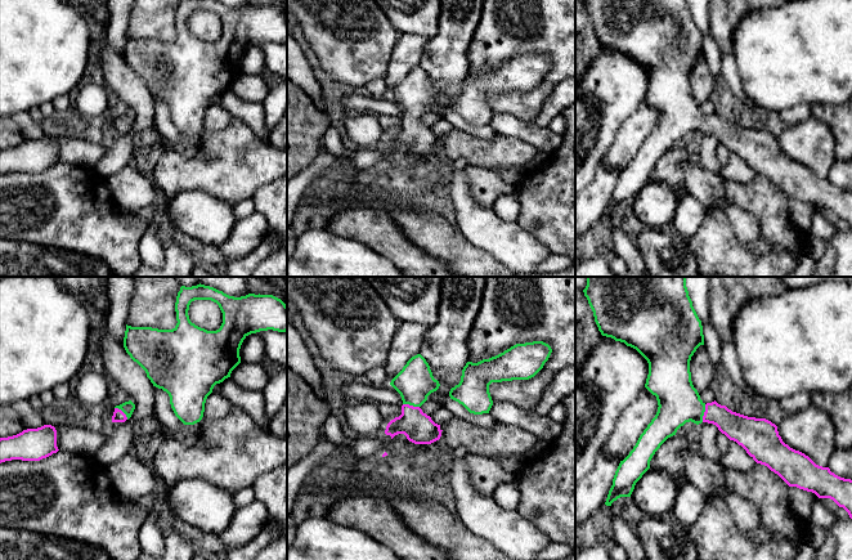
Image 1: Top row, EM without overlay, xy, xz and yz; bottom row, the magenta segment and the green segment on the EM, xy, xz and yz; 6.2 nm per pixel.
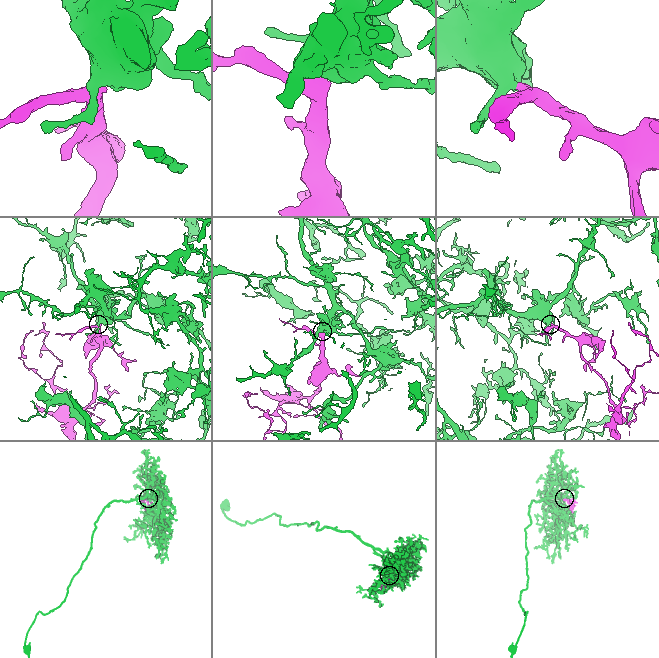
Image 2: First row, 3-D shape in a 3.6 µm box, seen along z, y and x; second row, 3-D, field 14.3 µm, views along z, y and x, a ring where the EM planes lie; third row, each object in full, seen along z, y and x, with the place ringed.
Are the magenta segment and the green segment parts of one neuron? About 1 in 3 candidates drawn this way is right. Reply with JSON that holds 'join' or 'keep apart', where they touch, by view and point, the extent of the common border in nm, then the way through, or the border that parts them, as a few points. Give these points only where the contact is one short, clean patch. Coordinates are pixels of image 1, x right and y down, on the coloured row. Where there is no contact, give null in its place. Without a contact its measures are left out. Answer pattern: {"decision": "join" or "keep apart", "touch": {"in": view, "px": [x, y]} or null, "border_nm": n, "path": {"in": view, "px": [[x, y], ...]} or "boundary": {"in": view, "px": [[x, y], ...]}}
{"decision": "join", "touch": {"in": "yz", "px": [704, 413]}, "border_nm": 110, "path": {"in": "yz", "px": [[738, 428], [716, 413], [704, 413], [696, 412], [678, 401]]}}

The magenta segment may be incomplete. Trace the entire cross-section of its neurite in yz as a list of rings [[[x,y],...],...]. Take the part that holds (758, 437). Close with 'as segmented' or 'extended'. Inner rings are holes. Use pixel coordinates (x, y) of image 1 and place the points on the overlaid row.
[[[587,277],[587,286],[583,292],[593,312],[595,322],[601,335],[624,342],[627,346],[636,349],[647,360],[649,375],[645,387],[656,397],[659,406],[655,417],[640,435],[633,449],[623,461],[620,461],[605,502],[606,506],[611,506],[611,503],[620,497],[631,497],[636,483],[650,469],[650,461],[655,452],[668,438],[676,435],[681,426],[691,421],[696,425],[701,422],[716,425],[730,440],[741,445],[757,463],[767,466],[789,487],[797,487],[812,492],[819,498],[833,499],[839,507],[843,507],[852,519],[851,479],[835,475],[829,467],[819,466],[804,453],[790,448],[783,442],[777,426],[771,421],[732,412],[726,406],[718,404],[716,400],[705,404],[700,399],[700,395],[691,381],[690,360],[696,349],[700,345],[704,345],[704,335],[701,321],[699,319],[689,296],[686,277]]]; extended

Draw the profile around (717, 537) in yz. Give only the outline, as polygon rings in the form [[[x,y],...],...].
[[[755,463],[748,471],[725,467],[725,489],[748,499],[759,512],[759,528],[772,533],[764,542],[753,542],[746,532],[740,529],[723,496],[713,494],[705,498],[699,518],[687,528],[696,546],[698,560],[792,560],[797,554],[797,543],[804,541],[807,523],[793,514],[788,499],[788,484],[767,466]]]

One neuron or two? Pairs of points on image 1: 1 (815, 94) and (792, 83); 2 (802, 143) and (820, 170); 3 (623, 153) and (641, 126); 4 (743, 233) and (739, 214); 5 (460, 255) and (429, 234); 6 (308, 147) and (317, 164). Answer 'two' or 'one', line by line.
1: one
2: one
3: one
4: one
5: one
6: two

